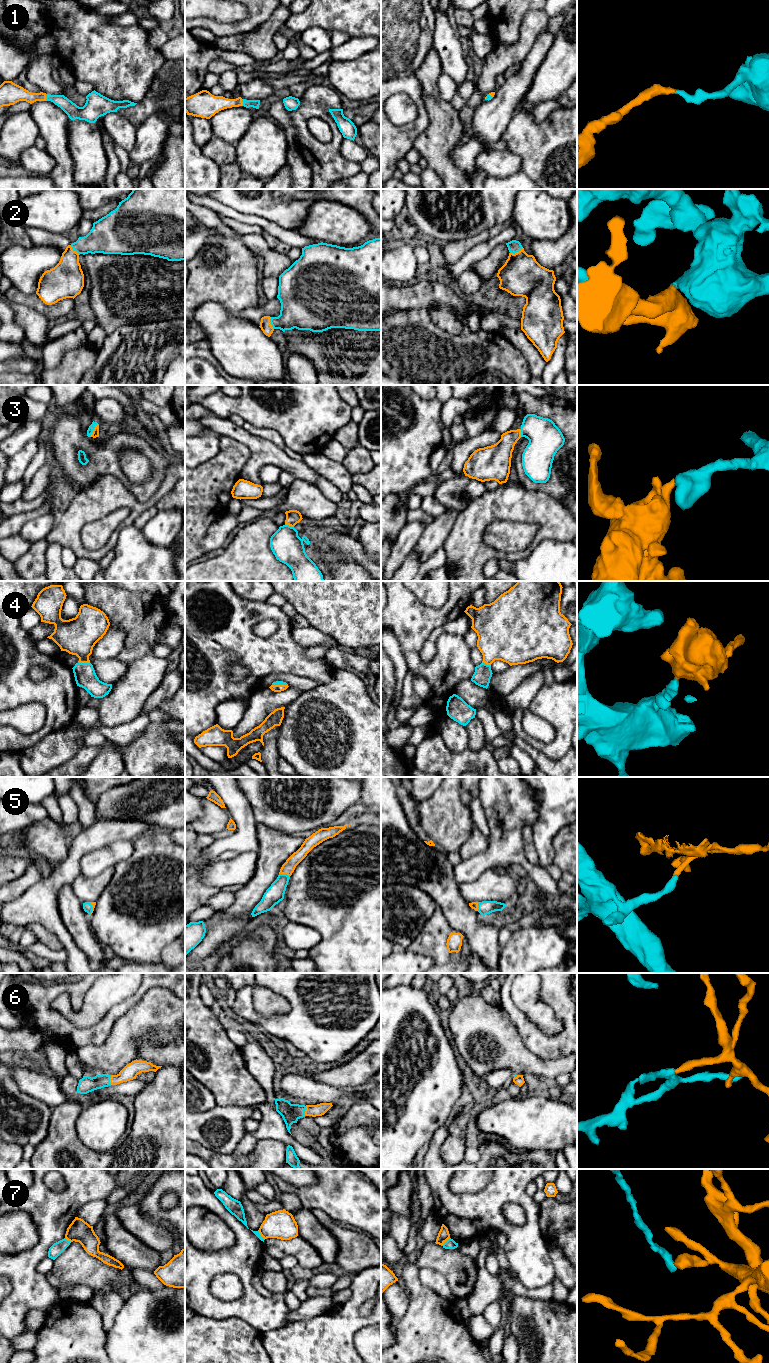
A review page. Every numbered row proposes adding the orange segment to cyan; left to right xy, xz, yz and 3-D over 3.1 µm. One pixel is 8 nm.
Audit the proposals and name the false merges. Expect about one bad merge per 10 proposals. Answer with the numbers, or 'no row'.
7

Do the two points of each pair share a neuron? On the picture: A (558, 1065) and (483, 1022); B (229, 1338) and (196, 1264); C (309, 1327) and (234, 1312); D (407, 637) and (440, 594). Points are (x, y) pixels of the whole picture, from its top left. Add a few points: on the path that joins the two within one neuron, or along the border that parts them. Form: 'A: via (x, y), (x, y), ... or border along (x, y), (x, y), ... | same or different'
A: via (539, 1065), (522, 1061), (502, 1041) | same
B: border along (198, 1314), (213, 1319), (240, 1318), (244, 1321) | different
C: border along (291, 1322), (282, 1327), (267, 1331) | different
D: border along (411, 592), (436, 608), (449, 594) | different

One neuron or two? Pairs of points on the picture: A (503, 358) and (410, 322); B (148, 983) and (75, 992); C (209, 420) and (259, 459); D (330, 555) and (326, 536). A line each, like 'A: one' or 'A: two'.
A: one
B: one
C: one
D: two

